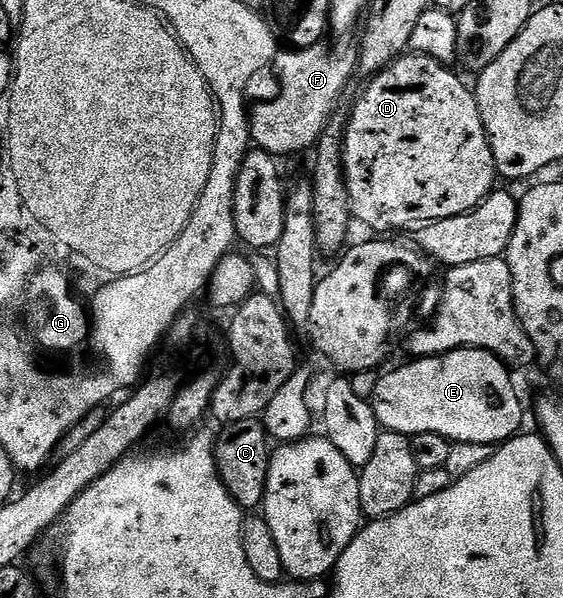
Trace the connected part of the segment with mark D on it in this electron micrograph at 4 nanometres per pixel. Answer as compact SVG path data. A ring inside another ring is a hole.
M407 53L401 59L396 60L391 67L385 67L380 74L373 76L370 83L362 91L362 96L354 103L354 108L348 111L346 129L342 136L342 172L346 175L346 188L350 198L350 214L358 219L366 227L374 231L398 231L401 227L413 228L415 225L435 223L448 217L463 215L473 211L475 207L486 202L491 191L495 190L496 172L494 170L494 158L490 148L490 139L484 129L484 121L480 117L478 102L474 99L473 90L462 84L458 75L450 72L451 68L445 63L436 61L427 55Z

